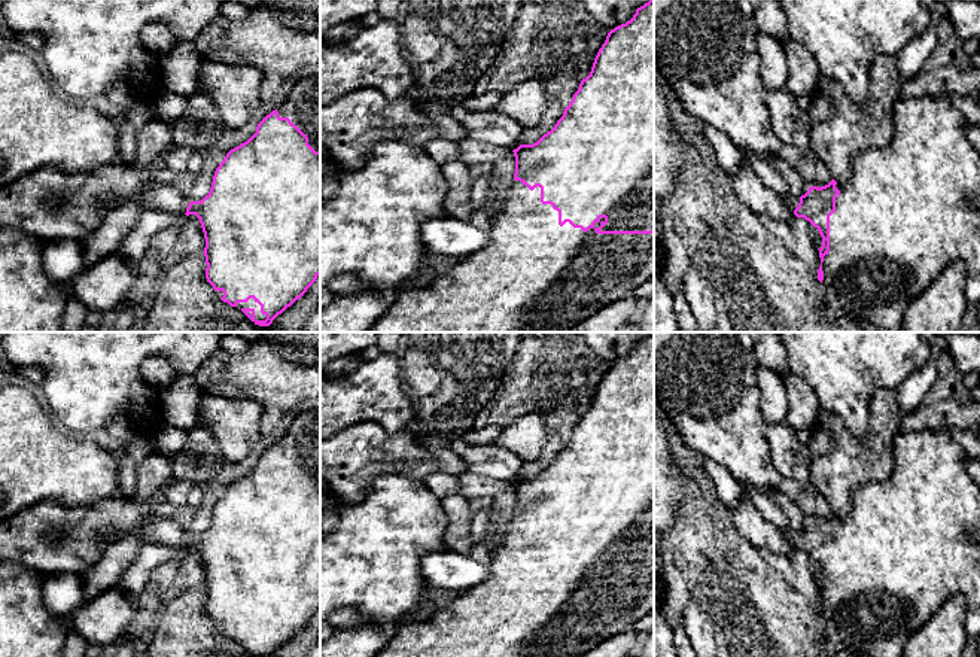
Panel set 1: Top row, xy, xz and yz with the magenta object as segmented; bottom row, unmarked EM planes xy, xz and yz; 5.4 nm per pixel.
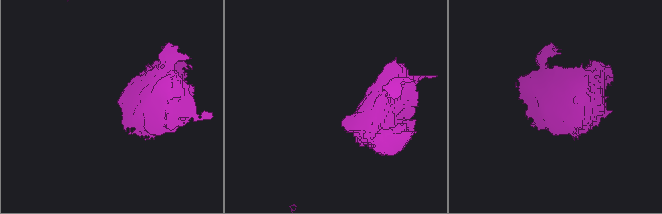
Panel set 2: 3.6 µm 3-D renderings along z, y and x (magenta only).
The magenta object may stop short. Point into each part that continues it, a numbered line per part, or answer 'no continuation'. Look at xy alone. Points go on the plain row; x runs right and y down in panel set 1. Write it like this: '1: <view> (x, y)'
1: xy (104, 574)
2: xy (250, 638)

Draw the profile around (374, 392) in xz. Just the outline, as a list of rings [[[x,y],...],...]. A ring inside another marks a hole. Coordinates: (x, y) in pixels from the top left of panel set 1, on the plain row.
[[[396,353],[363,361],[340,378],[320,374],[320,441],[360,423],[377,423],[395,434],[408,429],[413,419],[413,404]]]

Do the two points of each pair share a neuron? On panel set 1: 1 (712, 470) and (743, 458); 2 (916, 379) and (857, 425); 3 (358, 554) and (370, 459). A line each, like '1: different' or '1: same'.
1: different
2: different
3: different

